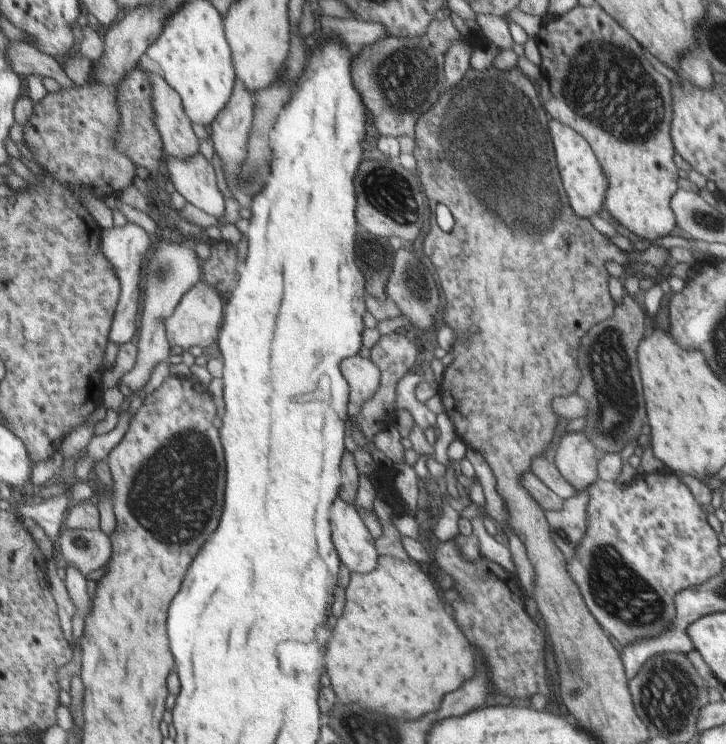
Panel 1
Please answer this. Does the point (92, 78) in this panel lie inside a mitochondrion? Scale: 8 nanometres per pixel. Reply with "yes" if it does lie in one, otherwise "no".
no

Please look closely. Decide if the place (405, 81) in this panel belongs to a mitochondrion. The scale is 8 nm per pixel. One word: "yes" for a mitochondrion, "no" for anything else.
yes

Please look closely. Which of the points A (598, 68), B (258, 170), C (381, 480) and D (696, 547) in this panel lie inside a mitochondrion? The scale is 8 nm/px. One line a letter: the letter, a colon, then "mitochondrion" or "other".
A: mitochondrion
B: mitochondrion
C: other
D: other

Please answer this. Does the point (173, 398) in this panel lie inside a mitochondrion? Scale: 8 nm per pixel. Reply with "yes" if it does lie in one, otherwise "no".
no

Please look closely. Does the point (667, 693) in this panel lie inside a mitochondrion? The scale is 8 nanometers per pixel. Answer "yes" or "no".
yes

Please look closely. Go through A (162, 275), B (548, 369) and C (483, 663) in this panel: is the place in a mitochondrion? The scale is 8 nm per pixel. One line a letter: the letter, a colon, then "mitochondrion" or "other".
A: mitochondrion
B: other
C: other

